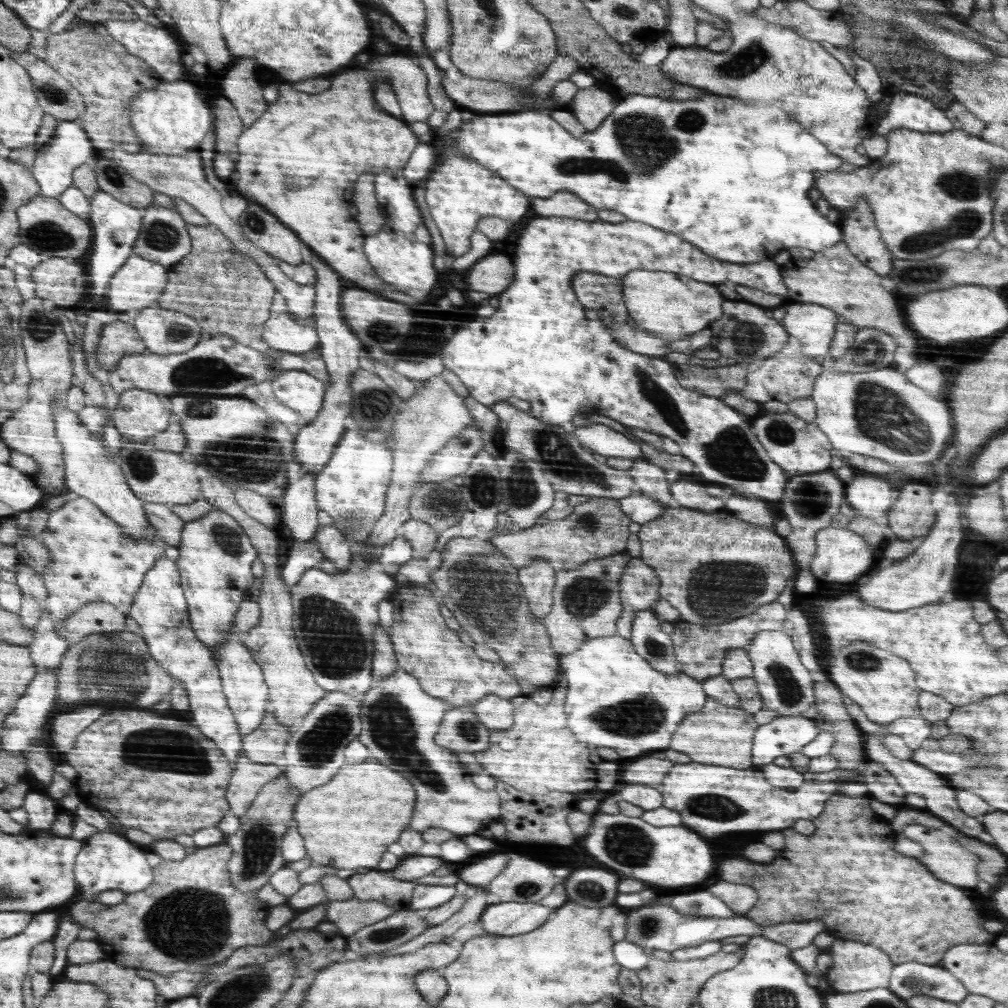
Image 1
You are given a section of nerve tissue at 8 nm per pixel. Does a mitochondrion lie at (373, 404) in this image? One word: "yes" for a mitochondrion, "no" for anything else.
yes

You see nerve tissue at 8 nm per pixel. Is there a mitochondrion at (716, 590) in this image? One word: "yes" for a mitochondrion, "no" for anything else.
yes

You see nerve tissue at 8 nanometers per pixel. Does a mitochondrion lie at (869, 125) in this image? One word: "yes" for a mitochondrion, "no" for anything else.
no

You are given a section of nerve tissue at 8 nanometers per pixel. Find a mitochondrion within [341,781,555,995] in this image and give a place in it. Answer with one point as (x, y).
(384, 934)

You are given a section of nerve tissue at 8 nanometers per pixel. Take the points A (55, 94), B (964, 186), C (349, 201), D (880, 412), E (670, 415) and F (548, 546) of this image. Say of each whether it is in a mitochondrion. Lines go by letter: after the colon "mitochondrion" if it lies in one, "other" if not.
A: mitochondrion
B: mitochondrion
C: other
D: mitochondrion
E: mitochondrion
F: other

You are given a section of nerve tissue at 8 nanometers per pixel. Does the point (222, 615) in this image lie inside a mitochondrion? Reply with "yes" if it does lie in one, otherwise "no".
no

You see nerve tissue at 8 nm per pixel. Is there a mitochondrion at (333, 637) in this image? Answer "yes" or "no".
yes

